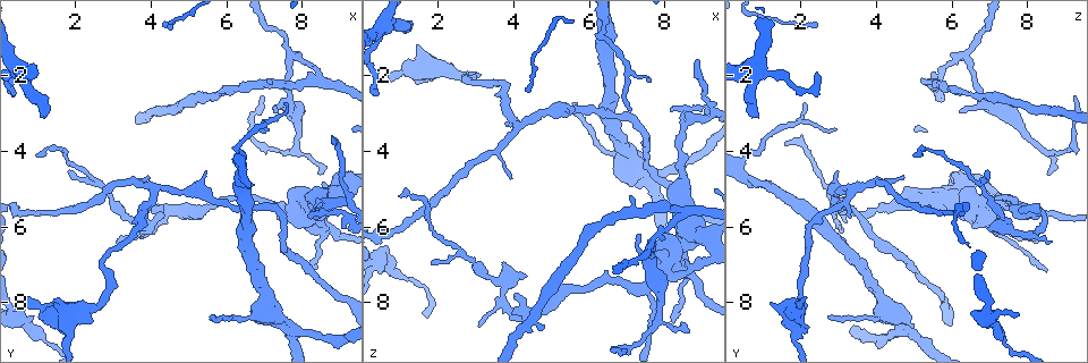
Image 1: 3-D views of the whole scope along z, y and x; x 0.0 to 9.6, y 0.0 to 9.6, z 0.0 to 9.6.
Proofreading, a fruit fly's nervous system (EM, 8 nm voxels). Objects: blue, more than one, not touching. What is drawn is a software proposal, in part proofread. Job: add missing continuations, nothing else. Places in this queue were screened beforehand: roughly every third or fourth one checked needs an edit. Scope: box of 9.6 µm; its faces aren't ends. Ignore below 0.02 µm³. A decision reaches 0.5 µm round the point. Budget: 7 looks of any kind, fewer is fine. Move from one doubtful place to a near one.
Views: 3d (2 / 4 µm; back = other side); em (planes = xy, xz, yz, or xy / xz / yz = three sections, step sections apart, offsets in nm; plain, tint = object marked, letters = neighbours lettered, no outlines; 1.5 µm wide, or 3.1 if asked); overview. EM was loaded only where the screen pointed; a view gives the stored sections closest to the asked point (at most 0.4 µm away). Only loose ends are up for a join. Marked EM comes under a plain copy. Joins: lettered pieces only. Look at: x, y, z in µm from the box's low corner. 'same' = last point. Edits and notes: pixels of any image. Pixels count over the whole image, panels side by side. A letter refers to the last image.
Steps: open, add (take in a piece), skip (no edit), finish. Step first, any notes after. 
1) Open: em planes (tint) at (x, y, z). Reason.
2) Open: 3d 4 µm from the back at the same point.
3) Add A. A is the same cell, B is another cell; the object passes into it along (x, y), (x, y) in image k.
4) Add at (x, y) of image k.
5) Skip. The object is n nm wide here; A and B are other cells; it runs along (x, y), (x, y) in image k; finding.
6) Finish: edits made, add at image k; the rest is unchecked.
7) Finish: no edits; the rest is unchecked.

Open: em xy step 4 (letters) at (1.80, 4.55, 7.05). Thin end.

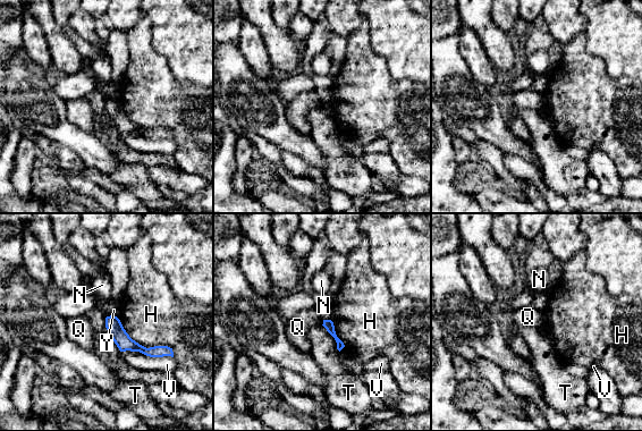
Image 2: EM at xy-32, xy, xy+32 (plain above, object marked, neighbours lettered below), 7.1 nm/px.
Open: em planes (letters) at the same point. Cut it another way.

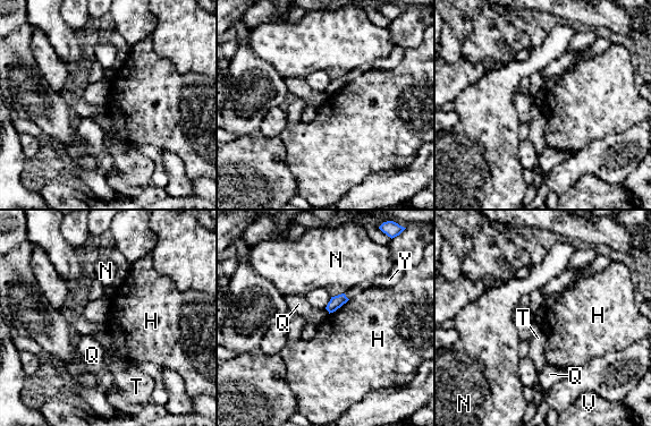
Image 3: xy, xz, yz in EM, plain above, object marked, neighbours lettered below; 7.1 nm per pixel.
Skip. H, N, Q, T, V and Y are other cells; a border runs along (349, 299), (329, 314) in image 3; none of them fits.

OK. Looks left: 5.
Open: 3d 2 µm at (0.75, 7.90, 2.15).

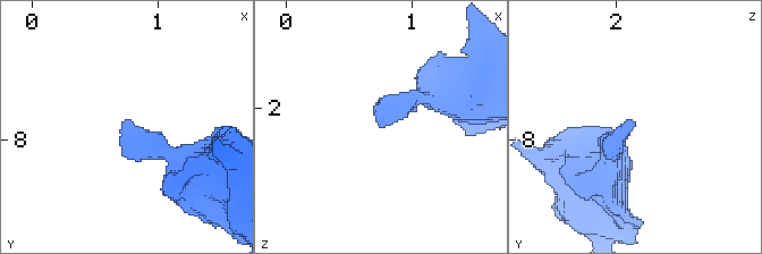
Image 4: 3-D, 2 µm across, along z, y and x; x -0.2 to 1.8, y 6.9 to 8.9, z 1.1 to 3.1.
Open: em planes (letters) at (0.70, 7.88, 2.10). Need the tissue.

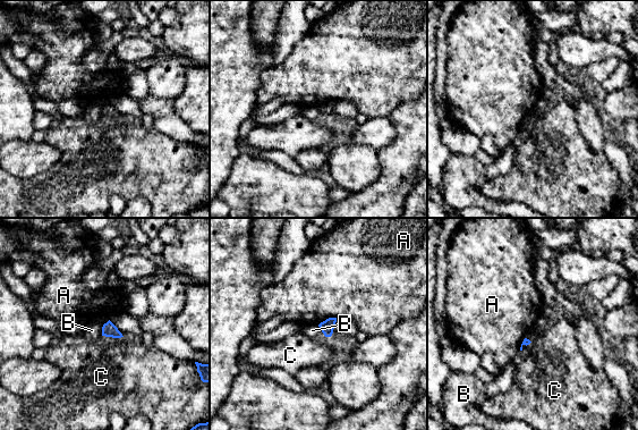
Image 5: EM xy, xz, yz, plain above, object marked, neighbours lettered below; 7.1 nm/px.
Skip. A, B and C are other cells; none of them fits.

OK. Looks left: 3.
Open: em yz step 8 (letters) at (8.50, 4.60, 8.55).

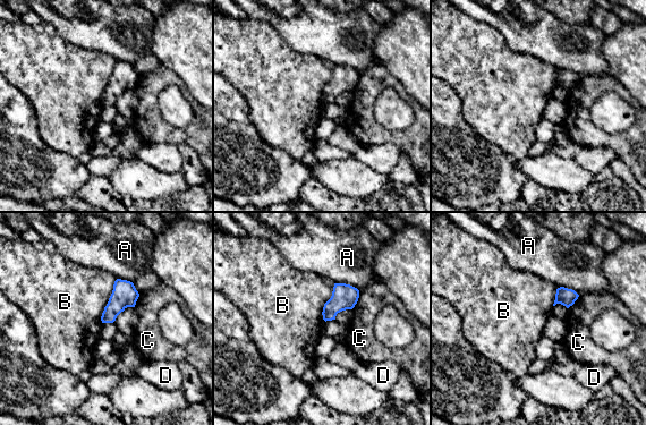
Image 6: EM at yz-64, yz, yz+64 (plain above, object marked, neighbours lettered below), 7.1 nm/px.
Open: em planes (letters) at the same point.

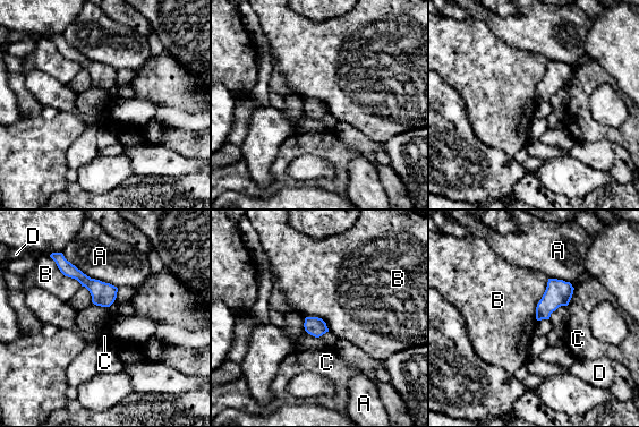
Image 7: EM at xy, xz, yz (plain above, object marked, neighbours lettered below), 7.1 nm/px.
Skip. The object is 140 nm wide here; the longest contact is with A, 480 nm; A, B, C and D are other cells; none of them fits.

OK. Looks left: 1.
Finish: no edits; the rest is unchecked.

